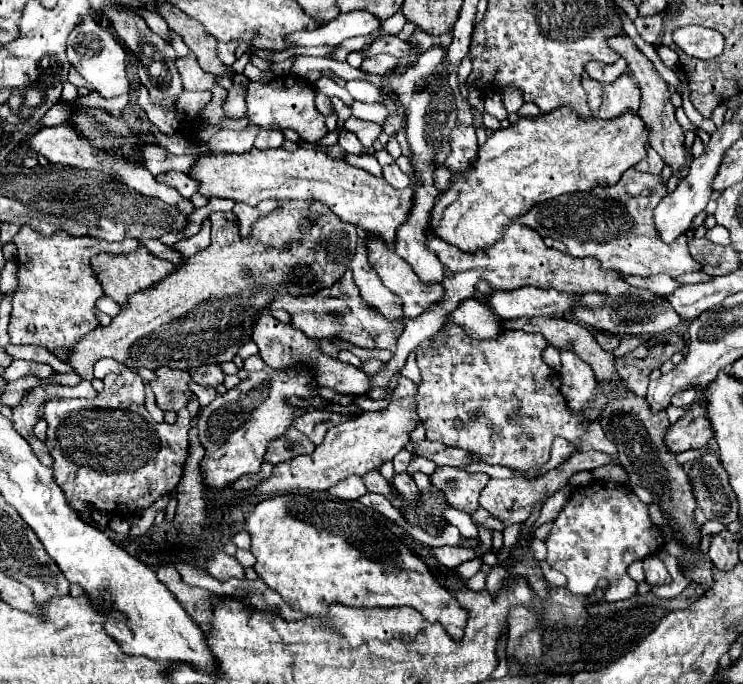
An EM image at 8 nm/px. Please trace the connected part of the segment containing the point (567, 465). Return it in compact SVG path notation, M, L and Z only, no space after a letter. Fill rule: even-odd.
M587 451L587 453L575 453L571 459L563 461L563 465L559 465L557 469L547 471L545 475L541 475L537 479L489 479L489 483L481 491L481 507L487 509L491 515L497 515L497 517L505 519L505 525L521 523L533 513L535 505L543 503L555 491L563 489L567 485L567 481L571 479L571 475L575 475L579 471L591 471L595 467L607 465L607 463L609 463L609 457L605 453Z

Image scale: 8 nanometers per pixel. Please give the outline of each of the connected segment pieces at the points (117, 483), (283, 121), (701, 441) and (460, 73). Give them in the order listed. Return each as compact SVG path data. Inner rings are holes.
M121 371L121 373L109 373L105 379L103 379L105 387L101 393L97 393L95 399L51 399L45 409L43 409L43 419L47 421L47 439L45 439L45 445L49 449L49 453L53 455L53 477L57 481L57 485L65 491L67 499L73 501L73 499L81 499L85 503L91 503L95 509L99 511L105 511L105 513L111 513L111 515L139 515L143 513L147 507L151 507L159 497L167 495L181 479L181 473L183 473L183 463L185 463L185 457L187 457L187 447L189 447L189 439L187 439L187 431L189 431L189 423L191 423L191 417L189 417L189 411L183 409L177 413L177 421L175 423L157 423L153 421L153 417L149 415L149 411L145 409L145 381L137 375L137 373L131 373L131 371Z
M281 75L269 83L253 82L247 87L247 115L249 121L259 127L277 127L277 129L293 129L299 133L301 141L317 143L329 131L325 127L325 117L315 109L315 90L310 83L301 77Z
M701 403L691 405L691 409L669 429L665 431L665 445L671 453L681 453L687 449L701 449L709 443L713 433L709 431L709 423L705 423L705 411L701 411Z
M467 54L463 61L461 61L461 64L458 67L457 71L457 79L460 83L465 83L467 85L467 77L470 75L472 71L472 61L469 57L469 54Z

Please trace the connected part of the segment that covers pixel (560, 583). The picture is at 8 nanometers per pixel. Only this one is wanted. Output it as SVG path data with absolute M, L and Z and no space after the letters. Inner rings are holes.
M540 561L539 566L542 570L544 578L550 585L558 587L565 587L567 585L566 577L562 573L551 568L546 561Z

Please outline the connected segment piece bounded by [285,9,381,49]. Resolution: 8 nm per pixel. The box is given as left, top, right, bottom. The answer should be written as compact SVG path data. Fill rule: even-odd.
M349 11L339 15L337 19L313 29L299 31L285 37L285 49L297 47L319 47L319 45L339 45L341 41L355 35L369 35L381 23L369 11Z

